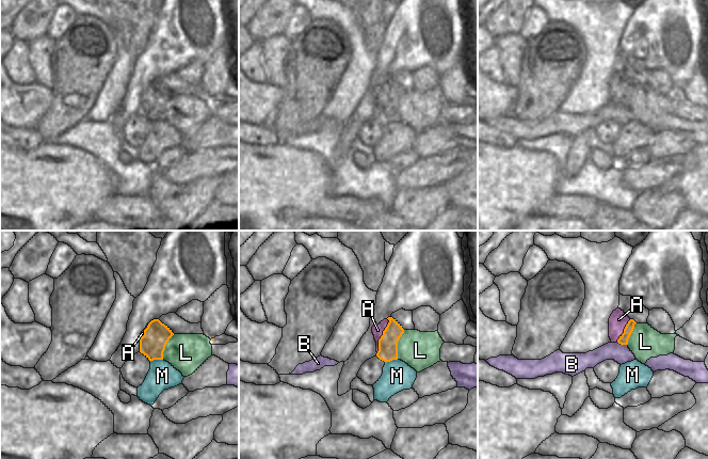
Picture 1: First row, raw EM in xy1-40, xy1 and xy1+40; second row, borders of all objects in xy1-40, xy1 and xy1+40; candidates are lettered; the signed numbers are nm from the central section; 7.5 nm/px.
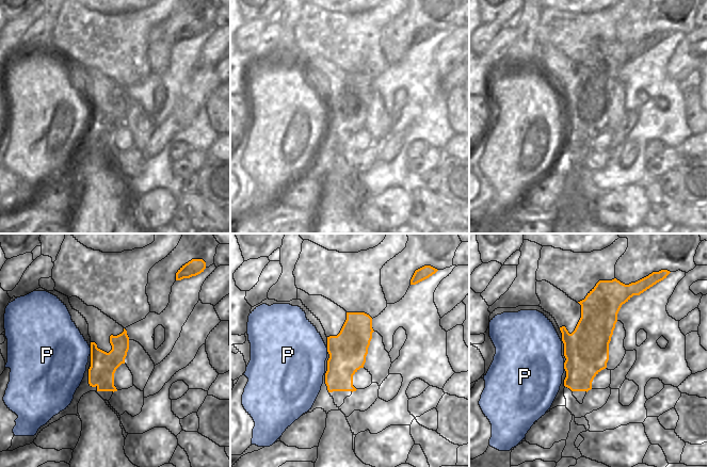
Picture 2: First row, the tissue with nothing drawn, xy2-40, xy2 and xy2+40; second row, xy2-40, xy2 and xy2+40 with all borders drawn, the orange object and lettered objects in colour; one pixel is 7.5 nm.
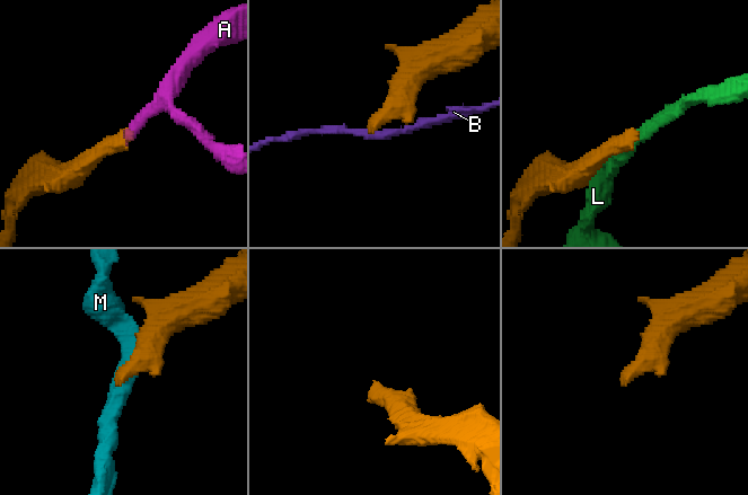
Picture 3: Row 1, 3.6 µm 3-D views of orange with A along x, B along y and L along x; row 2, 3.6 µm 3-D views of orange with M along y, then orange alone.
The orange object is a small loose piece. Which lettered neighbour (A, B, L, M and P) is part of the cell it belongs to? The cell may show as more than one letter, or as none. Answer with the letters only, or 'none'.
A

